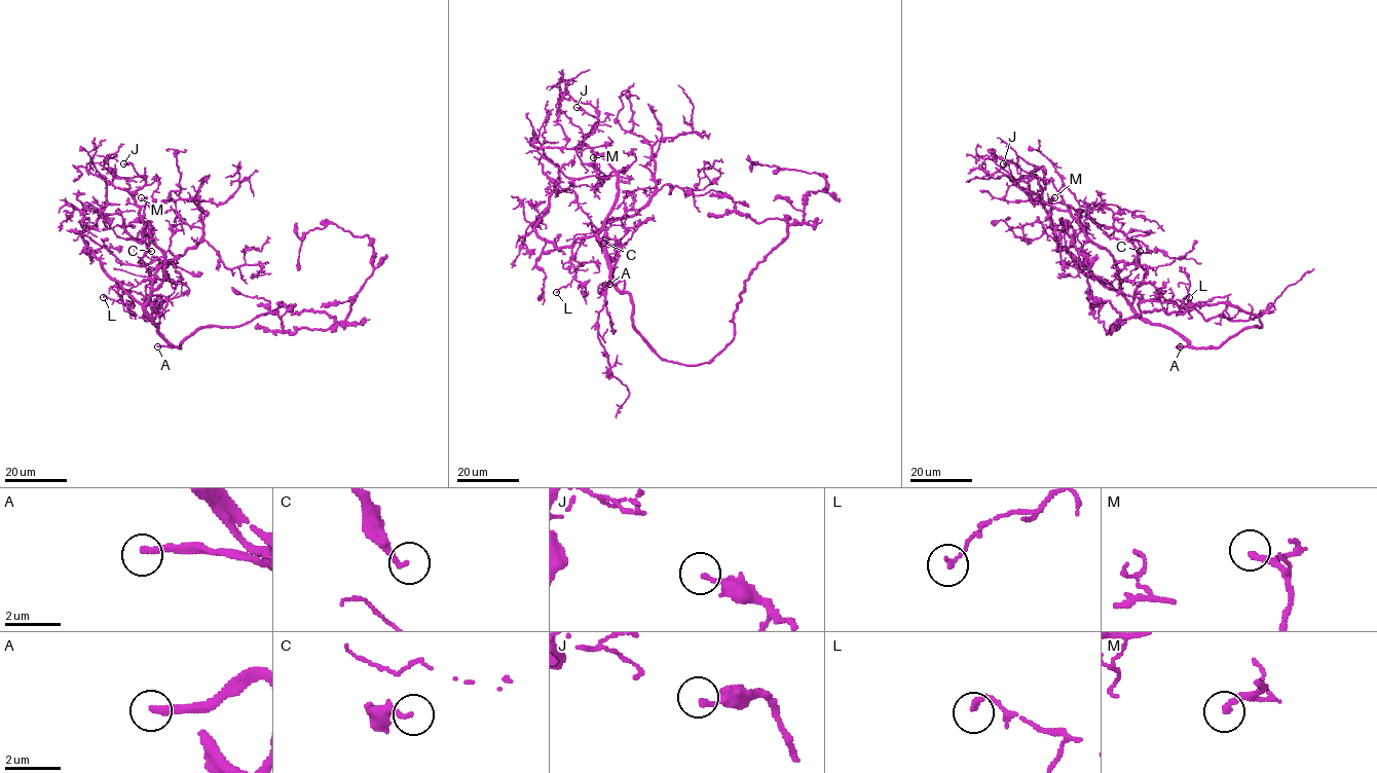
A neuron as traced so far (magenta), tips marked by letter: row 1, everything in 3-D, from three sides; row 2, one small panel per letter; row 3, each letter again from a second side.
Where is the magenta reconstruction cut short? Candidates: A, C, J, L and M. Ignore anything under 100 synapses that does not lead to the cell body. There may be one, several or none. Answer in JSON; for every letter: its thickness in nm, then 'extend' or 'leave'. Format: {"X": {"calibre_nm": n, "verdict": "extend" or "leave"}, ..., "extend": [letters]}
{"A": {"calibre_nm": 240, "verdict": "extend"}, "C": {"calibre_nm": 170, "verdict": "leave"}, "J": {"calibre_nm": 170, "verdict": "leave"}, "L": {"calibre_nm": 160, "verdict": "leave"}, "M": {"calibre_nm": 240, "verdict": "leave"}, "extend": ["A"]}

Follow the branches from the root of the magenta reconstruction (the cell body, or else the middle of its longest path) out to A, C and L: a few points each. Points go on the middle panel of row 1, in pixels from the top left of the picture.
A: (664, 361), (632, 322), (633, 301), (623, 291), (624, 282), (609, 284)
C: (664, 361), (632, 322), (606, 246), (586, 235), (557, 248), (537, 233), (548, 197), (572, 190), (603, 243)
L: (664, 361), (632, 322), (632, 298), (612, 282), (606, 246), (595, 235), (574, 242), (575, 277), (556, 292)

